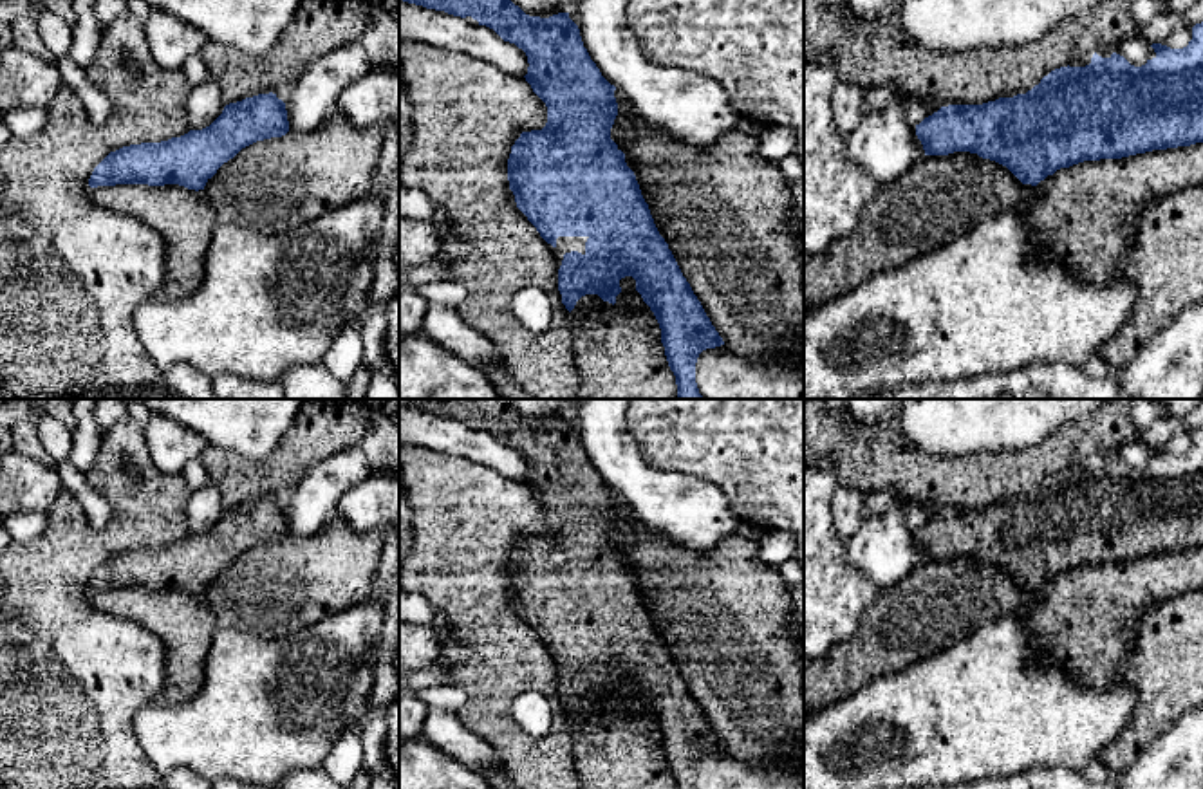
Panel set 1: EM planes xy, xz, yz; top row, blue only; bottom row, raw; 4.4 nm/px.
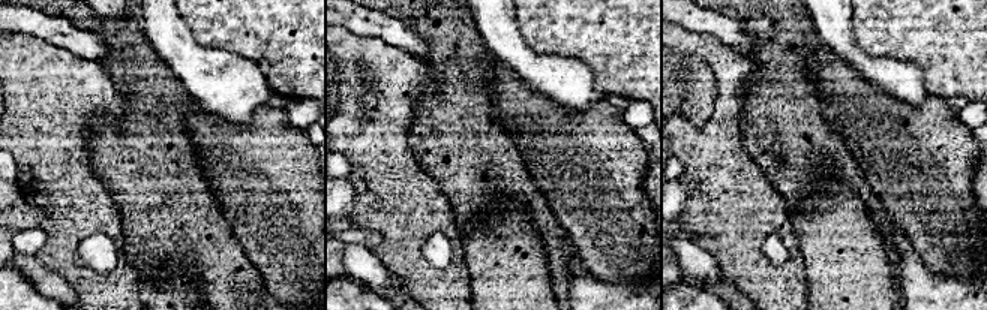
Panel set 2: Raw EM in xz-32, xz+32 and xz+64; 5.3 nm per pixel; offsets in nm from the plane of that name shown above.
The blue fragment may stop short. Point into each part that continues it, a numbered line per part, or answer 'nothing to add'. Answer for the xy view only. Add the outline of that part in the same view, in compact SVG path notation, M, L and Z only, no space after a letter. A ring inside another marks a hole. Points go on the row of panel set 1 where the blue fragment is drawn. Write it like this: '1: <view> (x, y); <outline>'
nothing to add

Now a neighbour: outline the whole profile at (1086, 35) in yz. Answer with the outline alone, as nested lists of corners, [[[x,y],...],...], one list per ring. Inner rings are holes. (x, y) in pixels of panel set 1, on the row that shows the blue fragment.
[[[804,0],[804,63],[833,61],[838,81],[858,85],[862,90],[889,87],[912,101],[948,105],[983,105],[999,97],[1026,94],[1051,70],[1098,52],[1102,47],[1131,32],[1143,32],[1129,16],[1133,0],[1104,0],[1040,40],[1001,47],[941,52],[912,40],[891,16],[860,18],[845,5],[833,7],[824,0]]]

